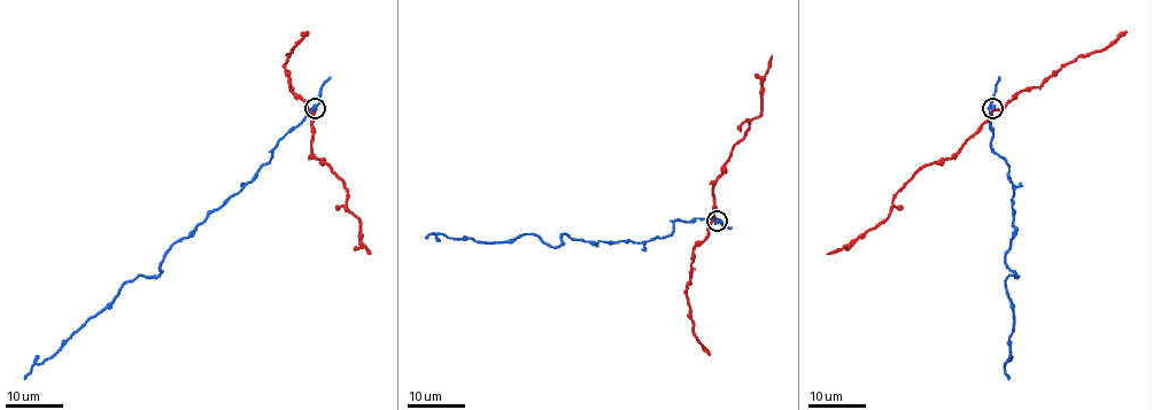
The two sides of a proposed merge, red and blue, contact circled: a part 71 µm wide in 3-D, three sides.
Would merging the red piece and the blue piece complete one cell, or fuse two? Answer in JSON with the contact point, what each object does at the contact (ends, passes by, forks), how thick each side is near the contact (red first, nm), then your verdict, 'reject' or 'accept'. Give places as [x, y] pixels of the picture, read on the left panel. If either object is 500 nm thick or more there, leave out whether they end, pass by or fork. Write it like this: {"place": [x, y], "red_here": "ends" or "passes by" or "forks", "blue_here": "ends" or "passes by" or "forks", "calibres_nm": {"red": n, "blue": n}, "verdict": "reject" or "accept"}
{"place": [315, 108], "red_here": "passes by", "blue_here": "passes by", "calibres_nm": {"red": 240, "blue": 280}, "verdict": "reject"}

